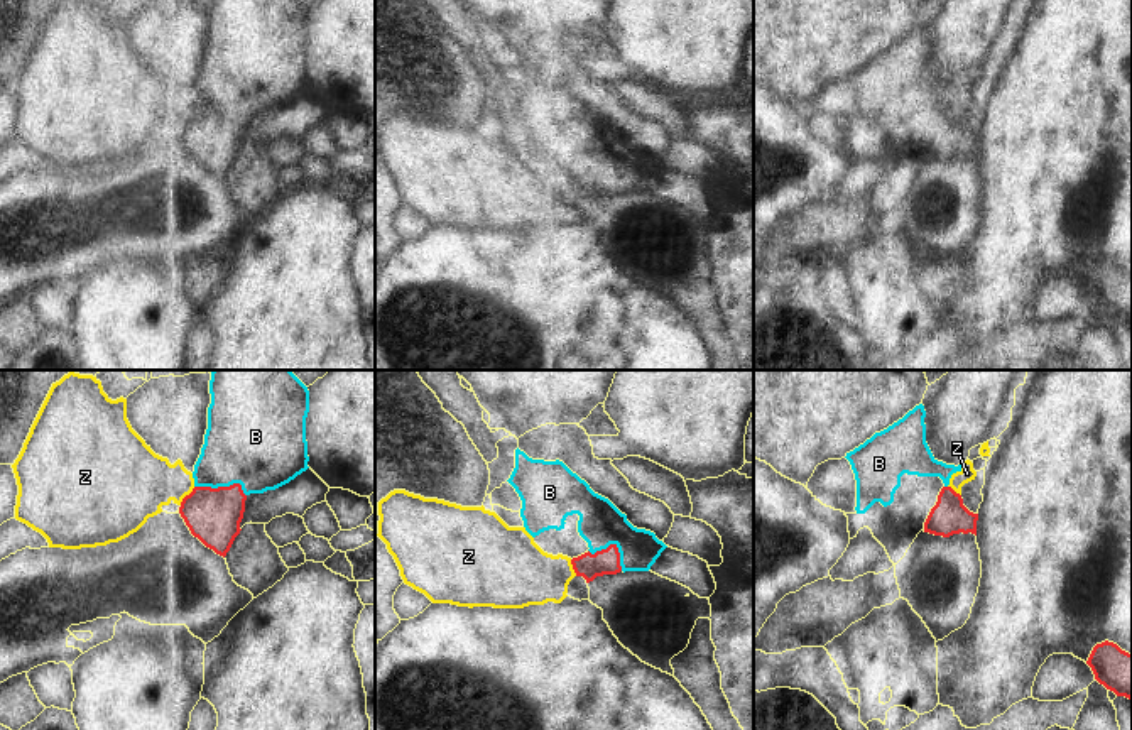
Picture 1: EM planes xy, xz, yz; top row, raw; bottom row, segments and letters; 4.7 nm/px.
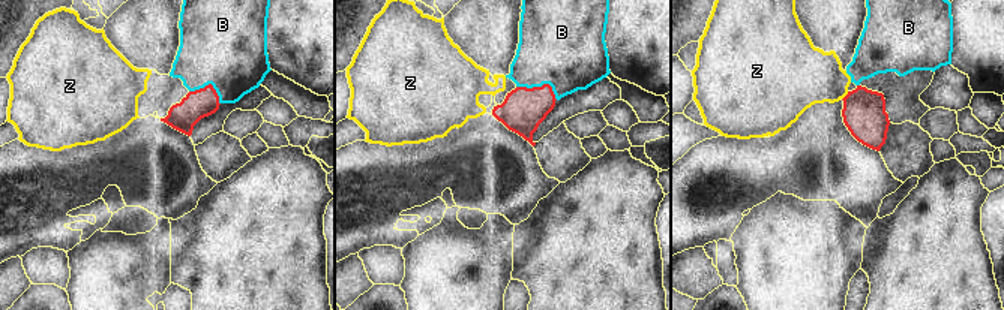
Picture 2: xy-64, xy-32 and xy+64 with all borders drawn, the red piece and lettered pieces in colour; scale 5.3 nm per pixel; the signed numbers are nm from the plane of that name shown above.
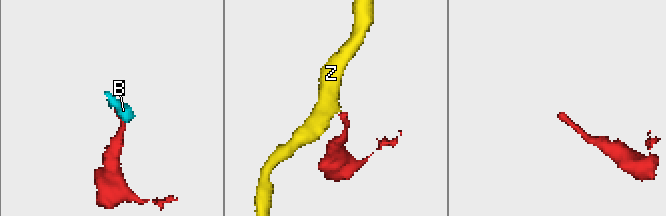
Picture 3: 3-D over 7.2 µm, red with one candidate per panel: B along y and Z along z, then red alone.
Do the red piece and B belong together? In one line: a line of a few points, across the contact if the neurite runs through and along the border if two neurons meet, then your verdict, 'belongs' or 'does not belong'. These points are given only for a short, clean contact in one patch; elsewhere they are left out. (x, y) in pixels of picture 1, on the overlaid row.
line xy (213, 516), (223, 487), (225, 472), (249, 441); belongs

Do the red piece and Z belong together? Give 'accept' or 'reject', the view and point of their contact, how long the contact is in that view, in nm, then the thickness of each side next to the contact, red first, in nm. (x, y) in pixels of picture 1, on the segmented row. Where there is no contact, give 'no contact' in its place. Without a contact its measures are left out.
reject | xy (186, 495) | 120 nm | 260/340 nm

